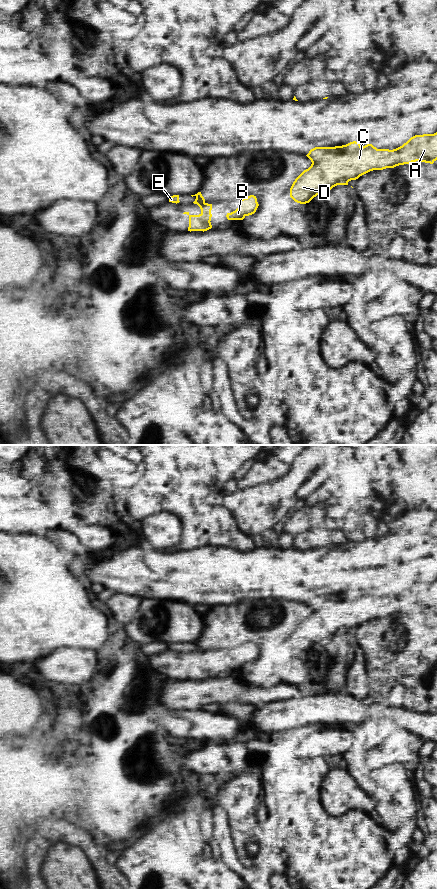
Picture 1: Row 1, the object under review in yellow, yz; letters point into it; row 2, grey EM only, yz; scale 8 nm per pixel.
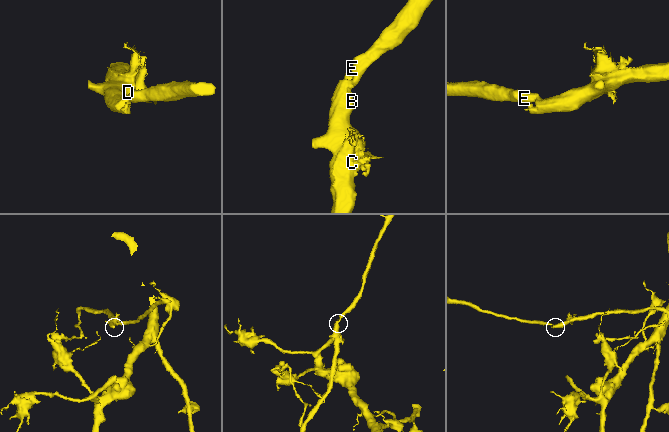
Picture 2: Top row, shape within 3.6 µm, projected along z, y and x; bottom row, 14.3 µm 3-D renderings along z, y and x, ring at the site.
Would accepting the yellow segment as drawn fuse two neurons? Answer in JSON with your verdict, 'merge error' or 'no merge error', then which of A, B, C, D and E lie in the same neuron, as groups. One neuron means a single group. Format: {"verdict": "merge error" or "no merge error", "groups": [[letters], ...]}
{"verdict": "no merge error", "groups": [["A", "B", "C", "D", "E"]]}

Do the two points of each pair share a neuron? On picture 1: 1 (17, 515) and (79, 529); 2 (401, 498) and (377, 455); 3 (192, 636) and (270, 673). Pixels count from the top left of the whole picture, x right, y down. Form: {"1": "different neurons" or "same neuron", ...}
{"1": "same neuron", "2": "same neuron", "3": "different neurons"}

